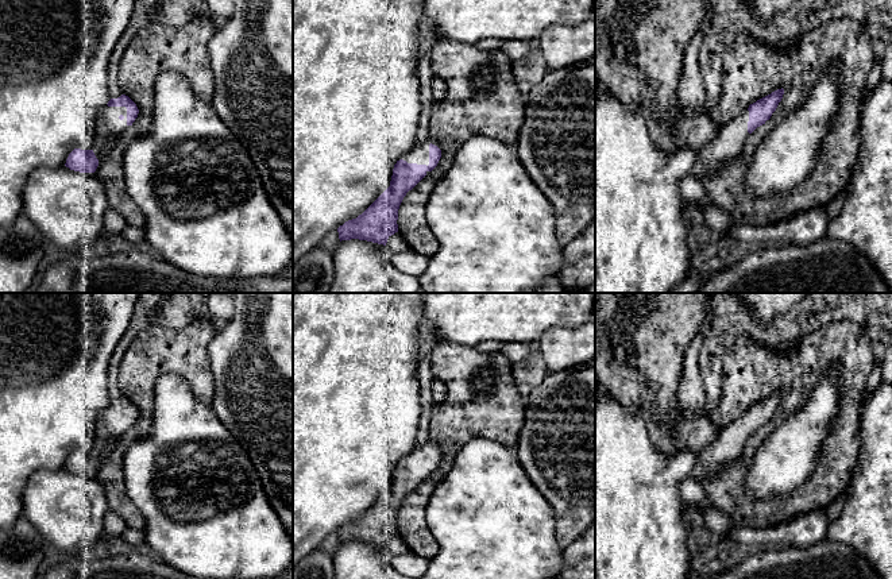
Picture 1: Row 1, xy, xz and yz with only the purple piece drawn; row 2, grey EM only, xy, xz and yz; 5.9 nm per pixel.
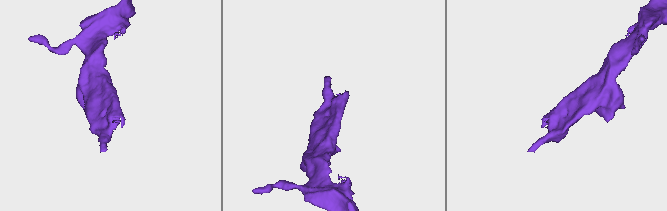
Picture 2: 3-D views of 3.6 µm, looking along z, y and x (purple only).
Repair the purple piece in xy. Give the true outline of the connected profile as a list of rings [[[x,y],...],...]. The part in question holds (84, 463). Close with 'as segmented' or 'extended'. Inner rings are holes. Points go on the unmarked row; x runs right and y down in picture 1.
[[[126,397],[111,401],[99,414],[96,425],[94,447],[92,452],[74,451],[65,468],[80,475],[94,475],[99,462],[119,441],[120,436],[132,428],[138,420],[136,406]]]; extended

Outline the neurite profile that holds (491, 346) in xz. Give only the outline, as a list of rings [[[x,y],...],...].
[[[489,340],[486,343],[479,343],[474,348],[478,352],[499,352],[506,343],[498,340]]]

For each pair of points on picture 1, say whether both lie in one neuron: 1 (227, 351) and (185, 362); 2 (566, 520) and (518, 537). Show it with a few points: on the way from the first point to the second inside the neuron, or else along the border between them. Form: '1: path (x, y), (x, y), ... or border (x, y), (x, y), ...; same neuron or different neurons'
1: border (220, 327), (208, 346), (208, 362), (213, 388); different neurons
2: border (543, 495), (553, 510), (555, 536), (563, 549); different neurons

